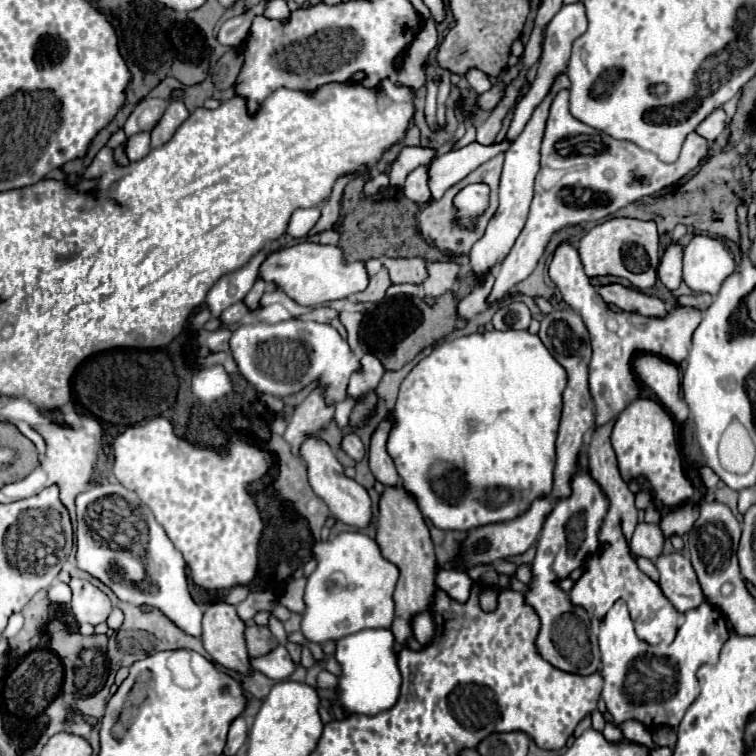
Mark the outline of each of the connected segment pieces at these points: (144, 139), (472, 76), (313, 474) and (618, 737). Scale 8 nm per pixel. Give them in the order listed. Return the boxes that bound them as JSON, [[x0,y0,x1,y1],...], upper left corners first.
[[127,133,151,161],[467,69,491,95],[301,437,371,529],[603,721,627,743]]

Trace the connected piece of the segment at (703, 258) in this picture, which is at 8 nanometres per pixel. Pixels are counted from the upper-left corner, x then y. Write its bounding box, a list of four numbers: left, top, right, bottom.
[683,235,735,295]

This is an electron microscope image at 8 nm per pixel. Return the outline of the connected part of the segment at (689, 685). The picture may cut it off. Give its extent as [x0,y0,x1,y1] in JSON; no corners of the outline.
[599,601,729,729]

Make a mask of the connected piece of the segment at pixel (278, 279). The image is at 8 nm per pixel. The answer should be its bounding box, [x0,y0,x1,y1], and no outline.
[259,241,369,305]

